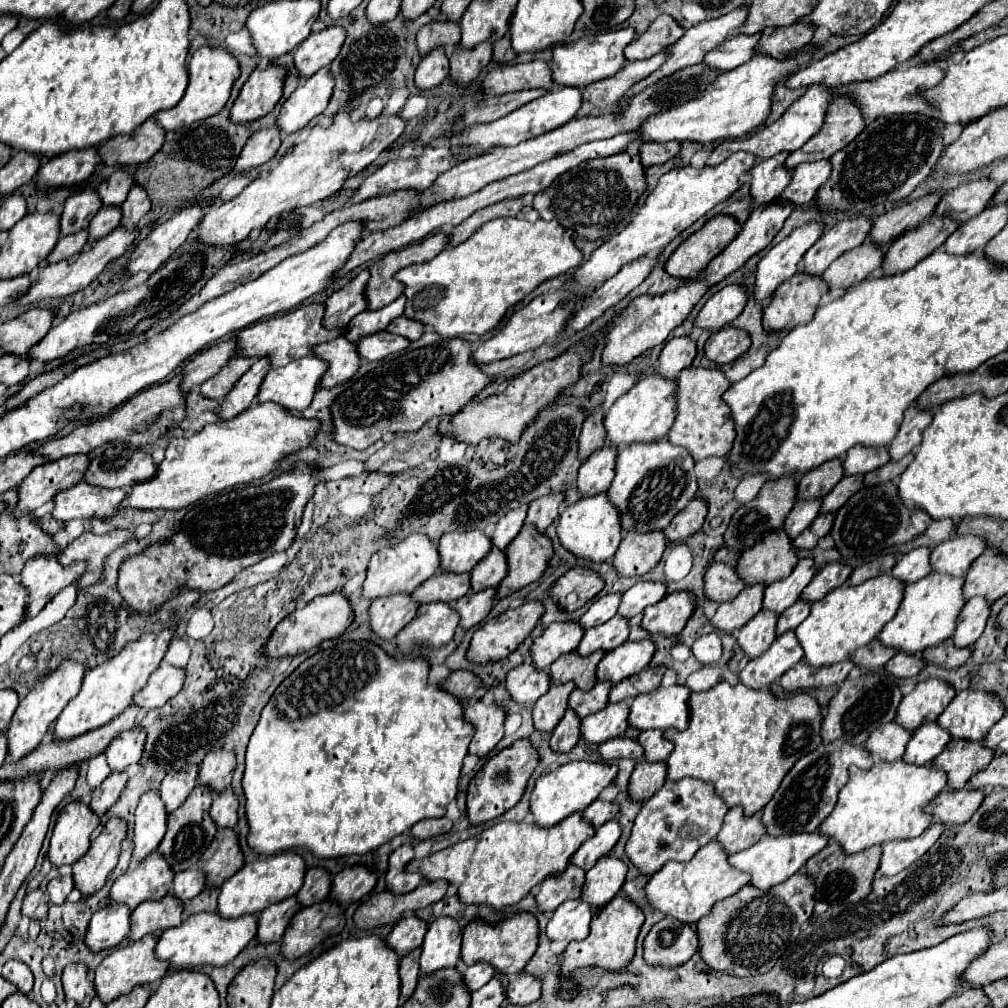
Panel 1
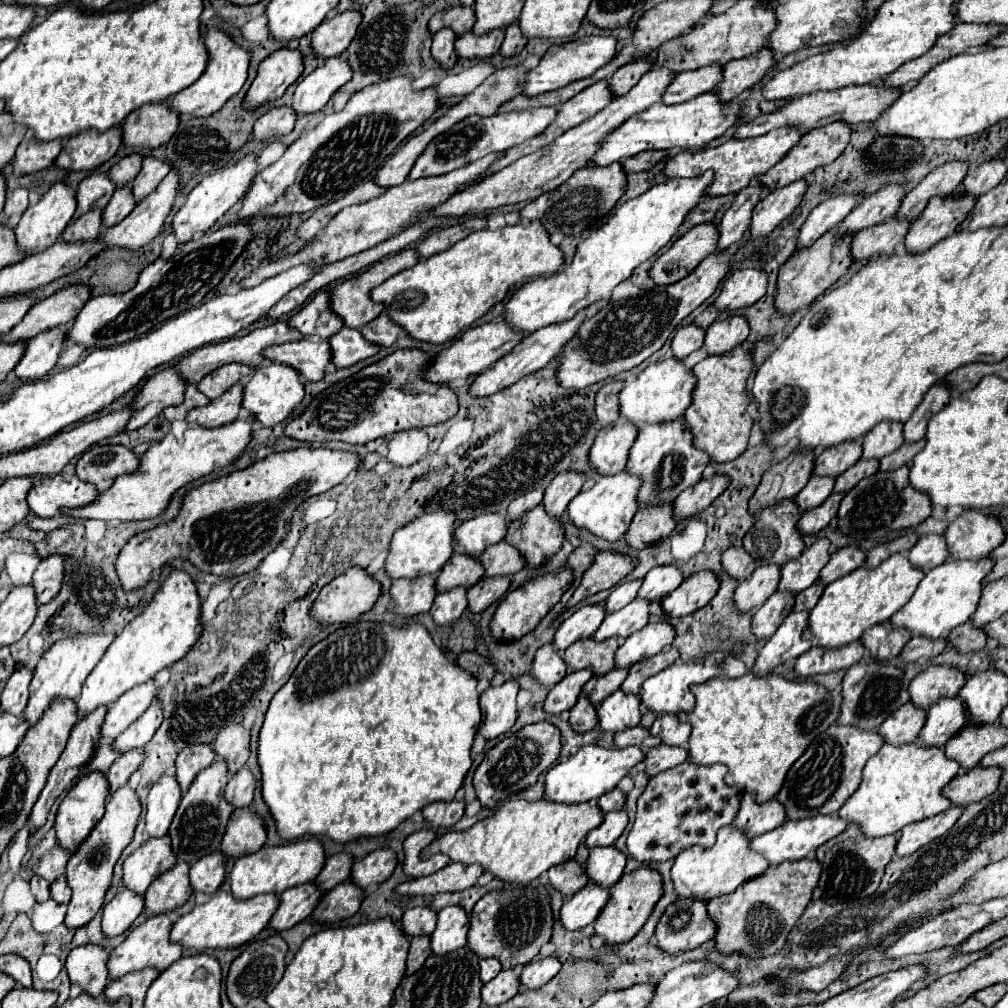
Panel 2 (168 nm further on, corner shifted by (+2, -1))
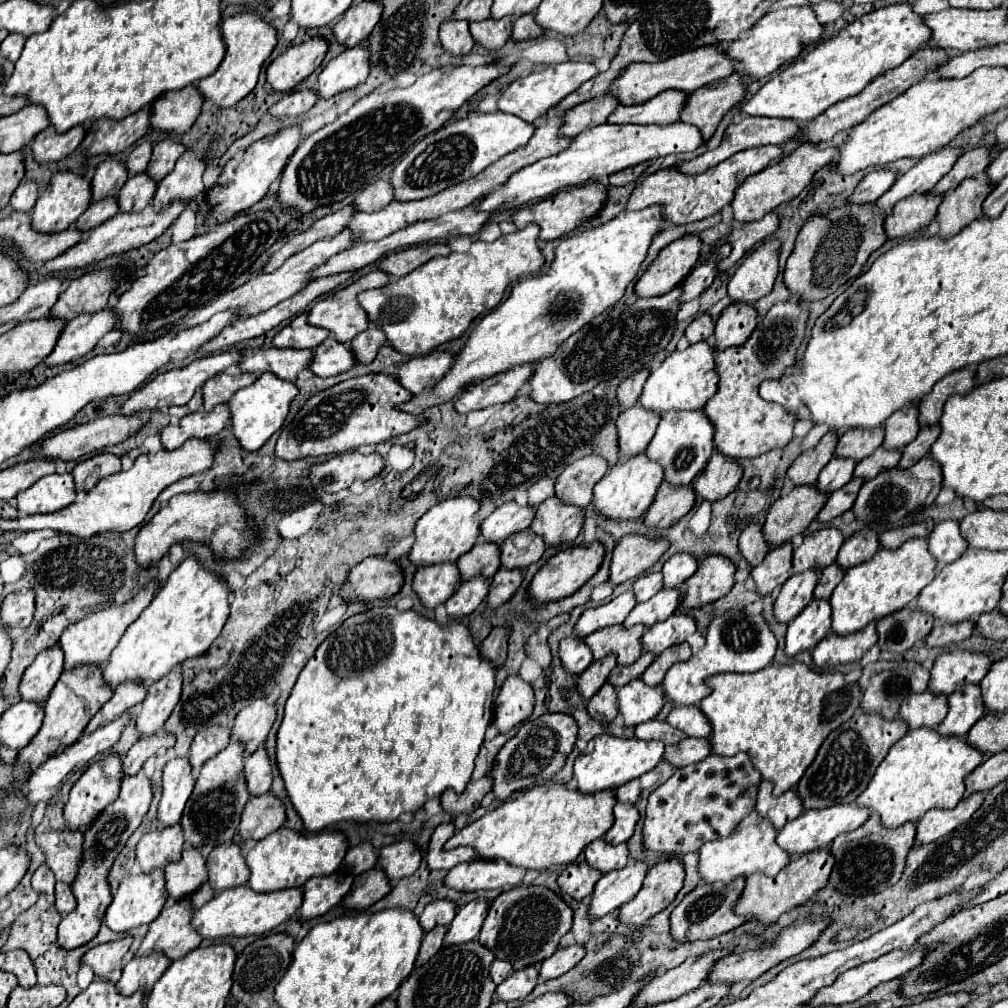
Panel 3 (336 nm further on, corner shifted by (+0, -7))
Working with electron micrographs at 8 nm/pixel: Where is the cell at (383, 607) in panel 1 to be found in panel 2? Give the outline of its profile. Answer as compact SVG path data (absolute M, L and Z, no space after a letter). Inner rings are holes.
M420 576L418 580L394 580L390 594L396 602L394 612L412 618L422 612L428 612L432 608L432 602L436 598L436 578L434 576Z

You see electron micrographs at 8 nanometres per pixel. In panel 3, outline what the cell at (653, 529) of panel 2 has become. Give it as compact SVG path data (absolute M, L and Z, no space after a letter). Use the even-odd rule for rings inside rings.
M660 486L656 492L654 502L650 504L644 524L648 528L670 528L682 516L686 516L692 506L696 504L696 496L692 494L690 486L680 486L680 490L672 490L670 486Z

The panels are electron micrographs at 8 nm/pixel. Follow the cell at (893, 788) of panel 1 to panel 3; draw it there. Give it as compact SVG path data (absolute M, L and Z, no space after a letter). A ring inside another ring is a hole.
M910 730L898 740L876 768L868 788L856 798L860 808L880 814L884 828L918 822L932 808L954 808L964 796L964 778L984 760L984 754L968 746L964 738L940 736L936 730Z

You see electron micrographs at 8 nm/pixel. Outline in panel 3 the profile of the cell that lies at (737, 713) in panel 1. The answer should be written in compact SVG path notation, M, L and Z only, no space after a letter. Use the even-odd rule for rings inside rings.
M800 662L786 666L770 664L764 670L752 674L718 674L708 678L706 684L712 688L712 692L700 702L700 710L712 726L710 752L716 756L734 756L738 752L746 752L762 780L774 784L774 796L780 796L796 786L826 736L850 720L850 716L860 706L860 690L856 684L846 684L842 674L812 672Z

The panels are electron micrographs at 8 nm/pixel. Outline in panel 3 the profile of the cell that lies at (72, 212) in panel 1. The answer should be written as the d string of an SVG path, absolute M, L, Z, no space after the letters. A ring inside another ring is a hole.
M106 158L98 164L96 174L92 178L92 200L98 202L108 196L116 196L126 182L128 172L124 170L124 164L116 158Z

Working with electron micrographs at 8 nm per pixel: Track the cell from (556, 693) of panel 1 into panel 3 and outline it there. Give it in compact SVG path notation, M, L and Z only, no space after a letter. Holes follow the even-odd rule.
M608 654L600 662L590 664L584 670L584 674L578 676L578 682L576 682L578 694L582 694L584 700L590 700L602 688L602 684L606 682L606 678L614 666L616 666L616 656L612 656L612 654Z

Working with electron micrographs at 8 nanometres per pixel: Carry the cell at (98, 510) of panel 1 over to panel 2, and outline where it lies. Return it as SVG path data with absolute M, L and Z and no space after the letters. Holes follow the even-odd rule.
M58 474L32 484L26 500L30 510L40 518L50 518L60 508L80 508L94 502L98 490L94 484L82 484L76 474Z

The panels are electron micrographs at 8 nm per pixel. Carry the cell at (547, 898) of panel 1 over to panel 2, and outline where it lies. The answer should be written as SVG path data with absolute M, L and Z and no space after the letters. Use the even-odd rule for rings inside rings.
M568 860L568 862L552 866L548 870L548 878L550 878L550 884L556 890L560 890L564 896L572 896L588 884L584 866L578 864L576 860Z

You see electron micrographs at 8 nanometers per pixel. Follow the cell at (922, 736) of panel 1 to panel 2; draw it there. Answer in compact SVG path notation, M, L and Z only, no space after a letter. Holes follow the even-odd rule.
M956 696L938 700L928 710L928 720L920 732L918 744L944 746L966 724L966 710L962 708L962 702Z

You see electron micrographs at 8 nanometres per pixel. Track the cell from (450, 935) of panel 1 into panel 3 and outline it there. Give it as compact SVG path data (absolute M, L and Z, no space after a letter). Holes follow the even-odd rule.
M482 898L482 900L474 900L474 902L468 902L466 906L458 908L458 912L444 936L444 946L454 946L454 944L464 944L468 940L474 940L482 928L488 906L490 904Z

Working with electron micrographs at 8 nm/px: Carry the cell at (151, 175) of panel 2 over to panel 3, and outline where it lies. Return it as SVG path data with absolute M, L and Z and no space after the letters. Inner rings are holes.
M162 140L154 146L154 152L152 152L152 158L150 158L150 164L146 168L146 174L154 180L154 182L160 182L166 174L170 174L174 170L174 164L176 160L184 154L184 146L178 144L178 142L172 142L172 140Z

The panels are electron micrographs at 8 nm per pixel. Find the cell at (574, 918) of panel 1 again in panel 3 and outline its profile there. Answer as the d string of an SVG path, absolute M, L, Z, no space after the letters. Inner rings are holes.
M630 862L622 870L614 870L610 874L604 874L590 896L588 904L588 918L602 918L614 910L618 910L622 904L632 900L644 880L644 874L648 870L646 862Z

